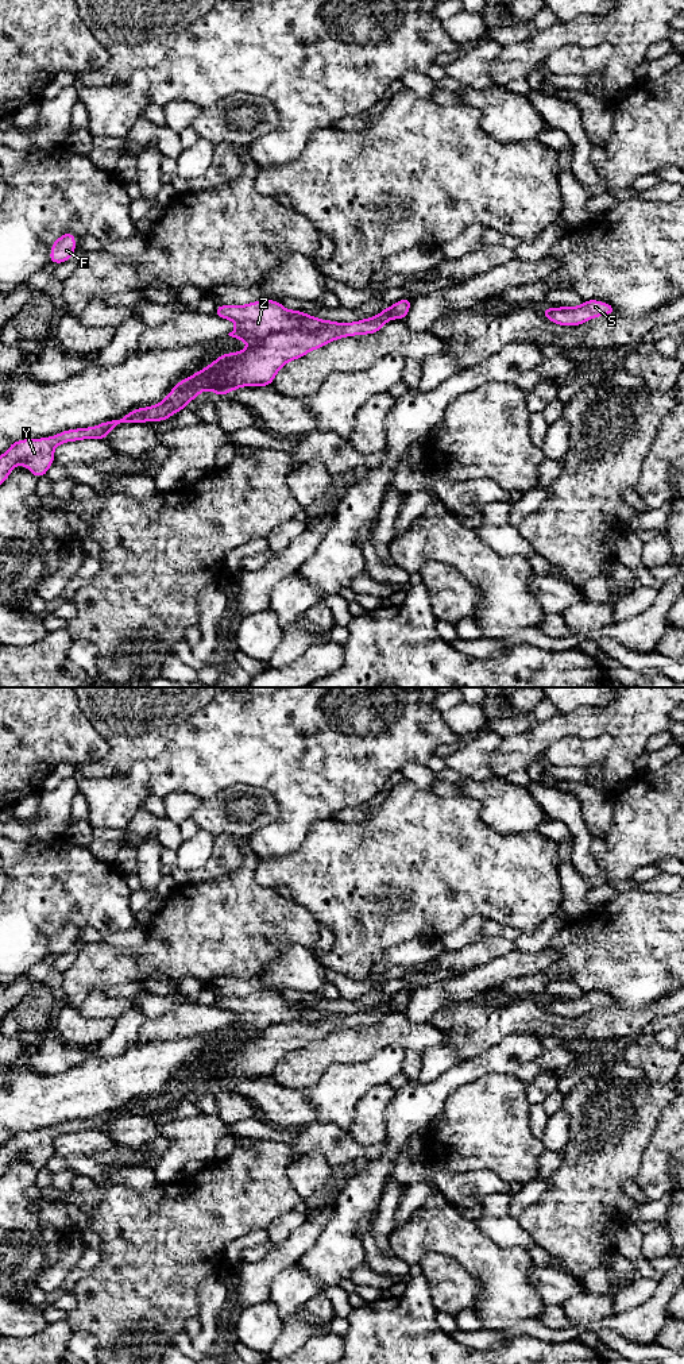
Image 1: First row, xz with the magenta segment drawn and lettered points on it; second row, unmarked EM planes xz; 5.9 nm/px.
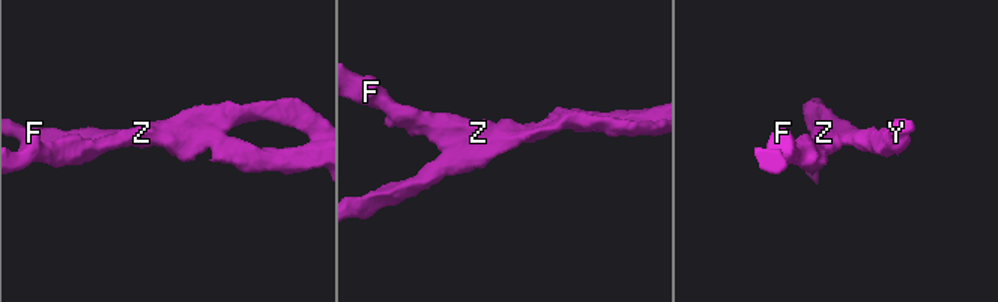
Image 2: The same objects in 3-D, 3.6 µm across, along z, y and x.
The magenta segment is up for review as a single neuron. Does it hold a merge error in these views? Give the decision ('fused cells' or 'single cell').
fused cells

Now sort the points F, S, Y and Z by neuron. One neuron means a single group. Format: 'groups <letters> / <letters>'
groups F Z / S Y

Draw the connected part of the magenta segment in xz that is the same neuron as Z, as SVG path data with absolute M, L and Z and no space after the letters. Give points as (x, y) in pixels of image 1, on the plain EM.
M268 990L247 997L217 997L213 1006L235 1013L237 1018L228 1026L244 1032L250 1037L293 1020L306 1020L317 1024L339 1016L309 1007L302 1002L286 1001L279 993Z

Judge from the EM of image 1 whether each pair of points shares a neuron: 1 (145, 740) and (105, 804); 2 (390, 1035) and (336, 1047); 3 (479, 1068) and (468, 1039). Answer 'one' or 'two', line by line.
1: two
2: one
3: two

